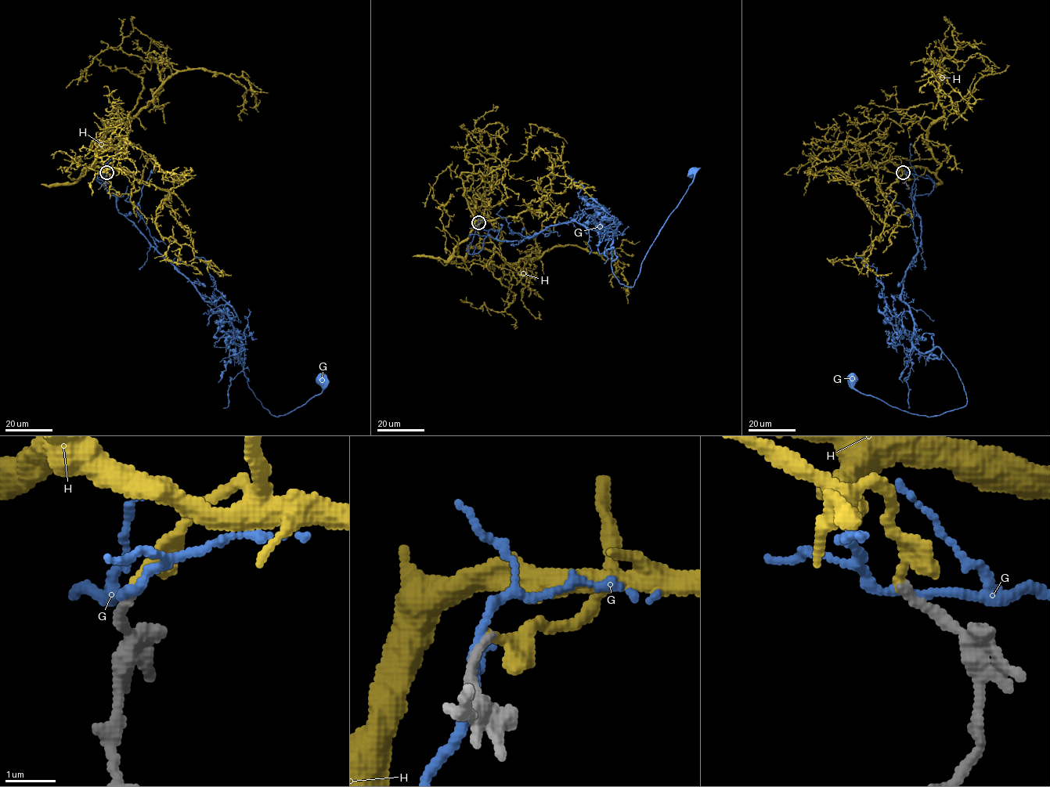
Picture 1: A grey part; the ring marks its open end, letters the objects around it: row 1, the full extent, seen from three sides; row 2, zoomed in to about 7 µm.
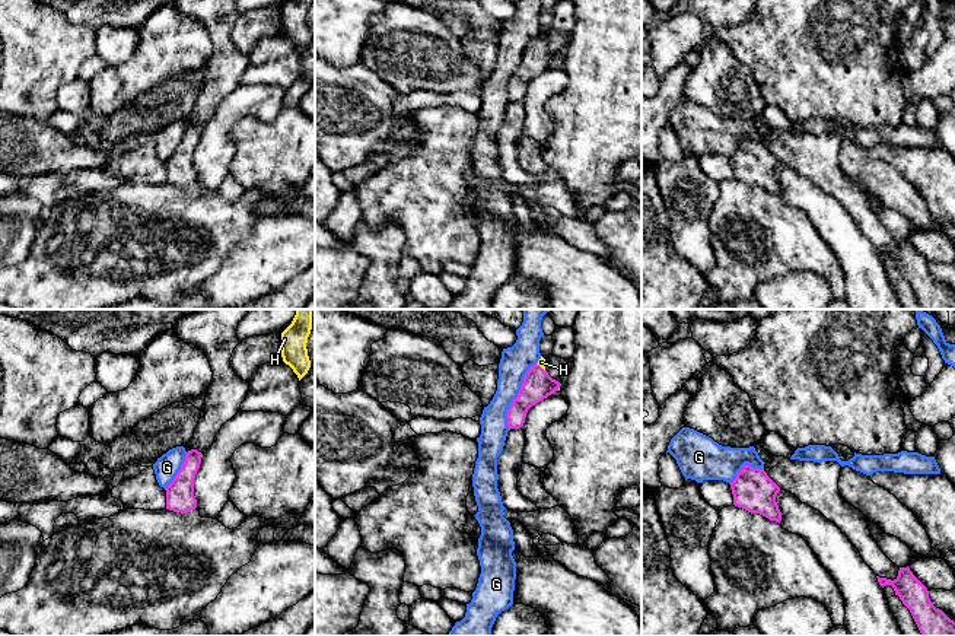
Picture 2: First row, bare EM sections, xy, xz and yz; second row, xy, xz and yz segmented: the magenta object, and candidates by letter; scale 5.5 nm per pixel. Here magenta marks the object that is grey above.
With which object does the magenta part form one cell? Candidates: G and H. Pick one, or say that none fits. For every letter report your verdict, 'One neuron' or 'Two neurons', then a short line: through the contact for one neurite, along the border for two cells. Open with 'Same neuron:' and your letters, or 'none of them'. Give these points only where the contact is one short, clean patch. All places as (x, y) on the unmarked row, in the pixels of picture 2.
Same neuron: H
G: Two neurons
H: One neuron. Line: xz (537, 59), (541, 41), (541, 35)

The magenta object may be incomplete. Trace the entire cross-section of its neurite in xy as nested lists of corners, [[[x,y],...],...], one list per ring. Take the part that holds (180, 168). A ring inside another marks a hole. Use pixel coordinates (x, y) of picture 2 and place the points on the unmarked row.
[[[191,123],[185,128],[185,134],[166,163],[166,182],[174,185],[190,185],[197,181],[194,169],[194,152],[200,141],[203,127]]]

